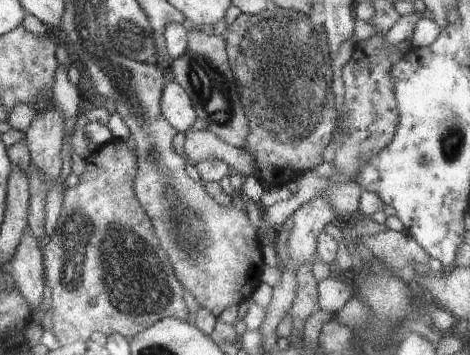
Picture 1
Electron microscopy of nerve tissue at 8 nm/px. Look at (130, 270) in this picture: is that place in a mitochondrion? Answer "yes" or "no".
yes

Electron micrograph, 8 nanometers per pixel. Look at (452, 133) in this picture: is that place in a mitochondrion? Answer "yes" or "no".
yes

